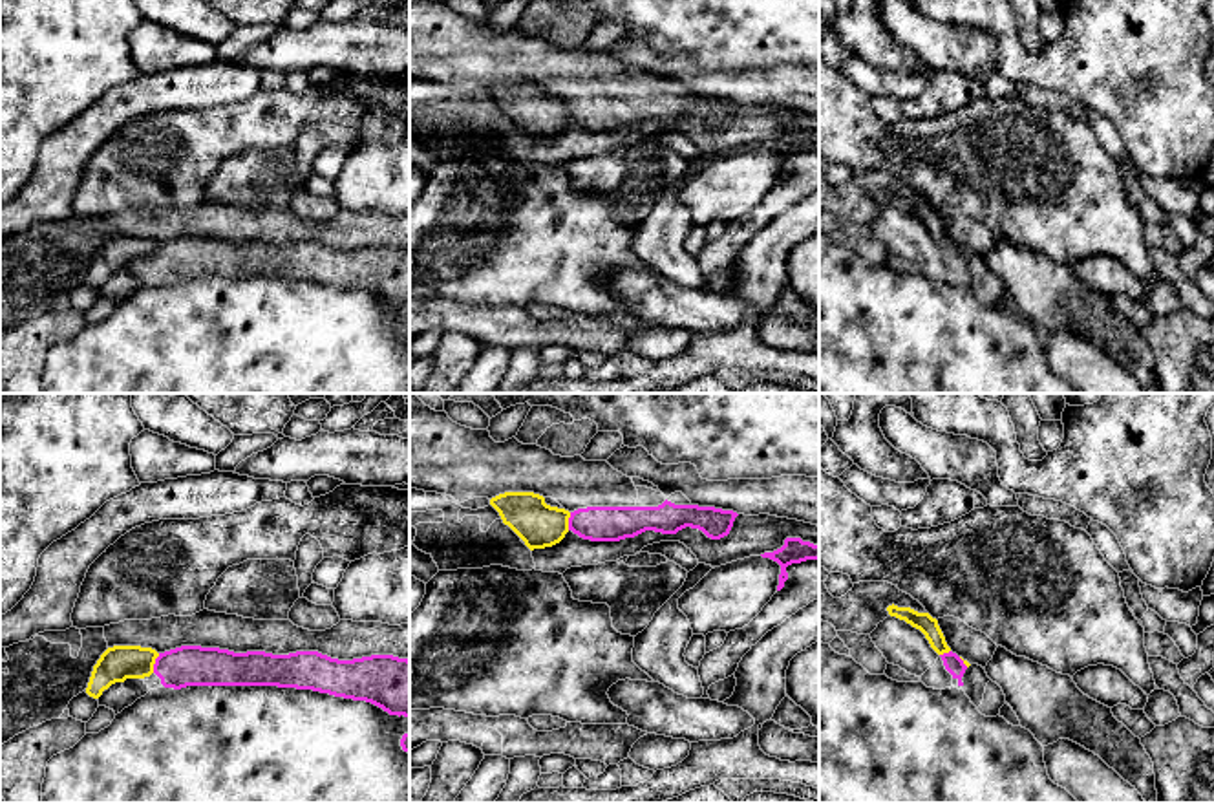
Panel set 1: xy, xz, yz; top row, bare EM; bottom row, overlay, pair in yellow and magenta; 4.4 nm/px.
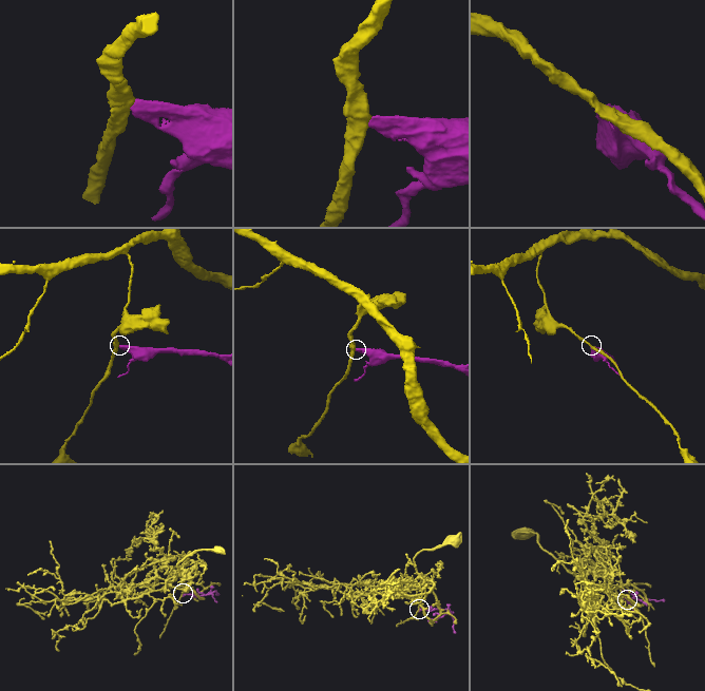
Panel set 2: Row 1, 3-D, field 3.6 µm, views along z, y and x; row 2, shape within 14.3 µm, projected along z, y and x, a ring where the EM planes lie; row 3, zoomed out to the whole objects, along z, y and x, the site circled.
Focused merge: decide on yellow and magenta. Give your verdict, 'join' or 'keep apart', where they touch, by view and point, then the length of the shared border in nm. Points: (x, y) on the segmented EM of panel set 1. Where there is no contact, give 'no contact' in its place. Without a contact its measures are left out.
keep apart; meets yellow in xy at (154, 663); contact 90 nm long

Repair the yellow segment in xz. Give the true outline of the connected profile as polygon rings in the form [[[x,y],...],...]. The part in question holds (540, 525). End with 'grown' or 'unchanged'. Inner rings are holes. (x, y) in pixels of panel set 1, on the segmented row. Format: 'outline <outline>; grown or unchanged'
outline [[[505,492],[492,498],[490,505],[530,551],[552,547],[569,532],[570,512],[547,505],[539,494]]]; unchanged

